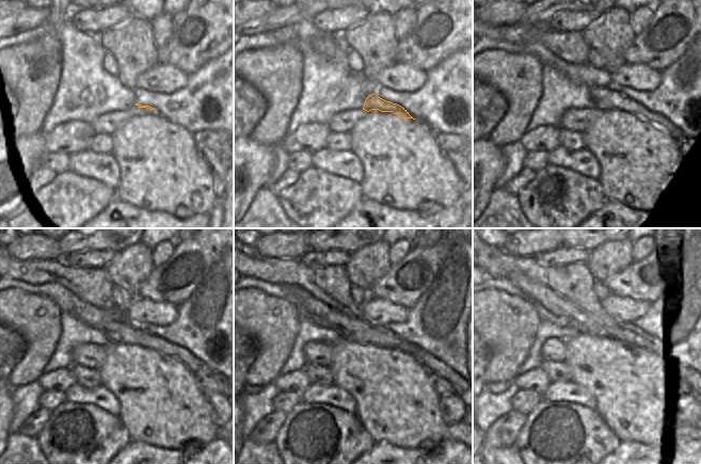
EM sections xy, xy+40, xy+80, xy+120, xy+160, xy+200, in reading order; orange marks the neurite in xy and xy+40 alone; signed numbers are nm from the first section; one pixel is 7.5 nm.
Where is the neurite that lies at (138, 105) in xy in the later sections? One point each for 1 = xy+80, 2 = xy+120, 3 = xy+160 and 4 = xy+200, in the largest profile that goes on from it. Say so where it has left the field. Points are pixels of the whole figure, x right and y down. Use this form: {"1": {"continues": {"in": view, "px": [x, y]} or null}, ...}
{"1": {"continues": {"in": "xy+80", "px": [609, 98]}}, "2": {"continues": {"in": "xy+120", "px": [130, 334]}}, "3": {"continues": {"in": "xy+160", "px": [368, 335]}}, "4": {"continues": {"in": "xy+200", "px": [689, 374]}}}

